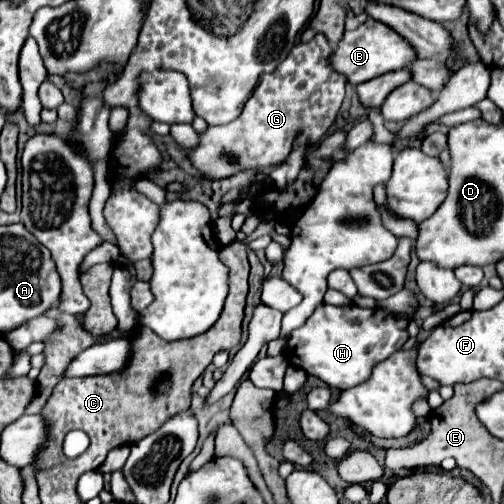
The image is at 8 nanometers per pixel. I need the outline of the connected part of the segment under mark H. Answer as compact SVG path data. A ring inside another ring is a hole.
M319 304L311 318L301 328L291 332L285 346L285 356L289 364L303 368L311 376L317 376L329 388L353 388L369 380L371 368L375 368L377 362L389 358L393 352L403 348L409 338L407 324L409 320L387 312L385 308L369 310L355 304Z

